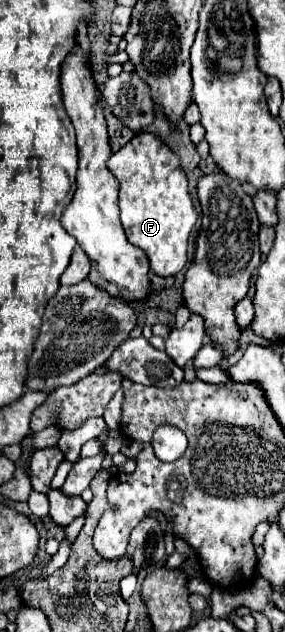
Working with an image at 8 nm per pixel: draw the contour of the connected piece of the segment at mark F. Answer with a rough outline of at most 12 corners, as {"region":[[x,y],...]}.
{"region":[[139,133],[109,157],[127,239],[179,273],[199,217],[179,157]]}

